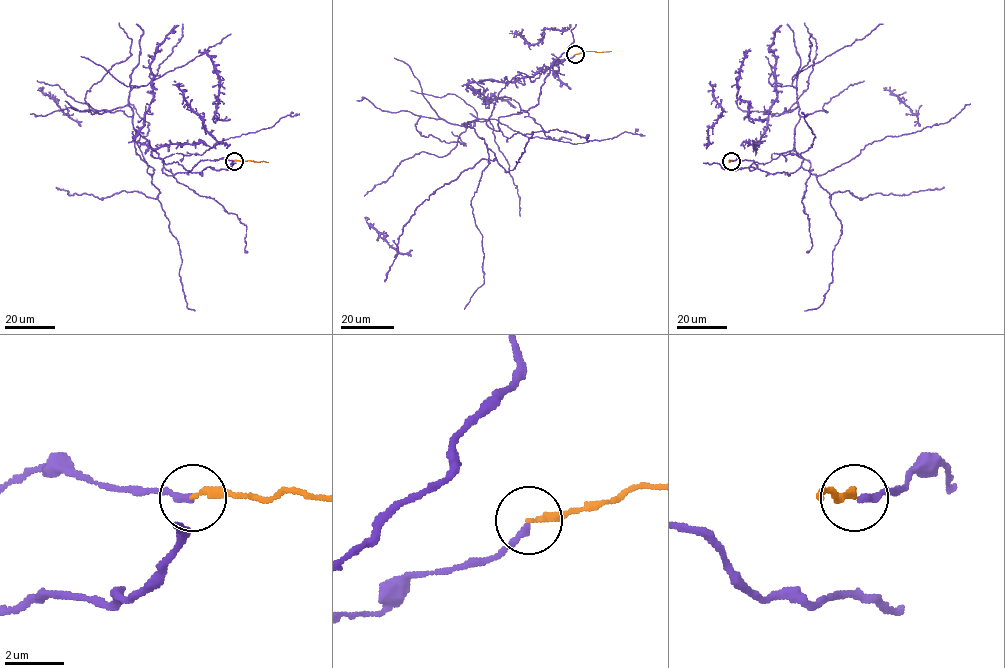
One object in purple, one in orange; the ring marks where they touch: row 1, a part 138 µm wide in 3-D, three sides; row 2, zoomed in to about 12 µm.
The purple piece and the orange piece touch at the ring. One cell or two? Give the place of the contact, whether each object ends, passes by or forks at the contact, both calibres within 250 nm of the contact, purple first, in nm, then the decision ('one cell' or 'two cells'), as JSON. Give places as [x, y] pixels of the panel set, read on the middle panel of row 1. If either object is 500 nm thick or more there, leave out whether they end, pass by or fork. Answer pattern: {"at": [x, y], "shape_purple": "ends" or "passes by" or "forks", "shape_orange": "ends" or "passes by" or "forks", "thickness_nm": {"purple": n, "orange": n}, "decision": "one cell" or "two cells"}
{"at": [575, 54], "shape_purple": "ends", "shape_orange": "ends", "thickness_nm": {"purple": 240, "orange": 220}, "decision": "one cell"}

